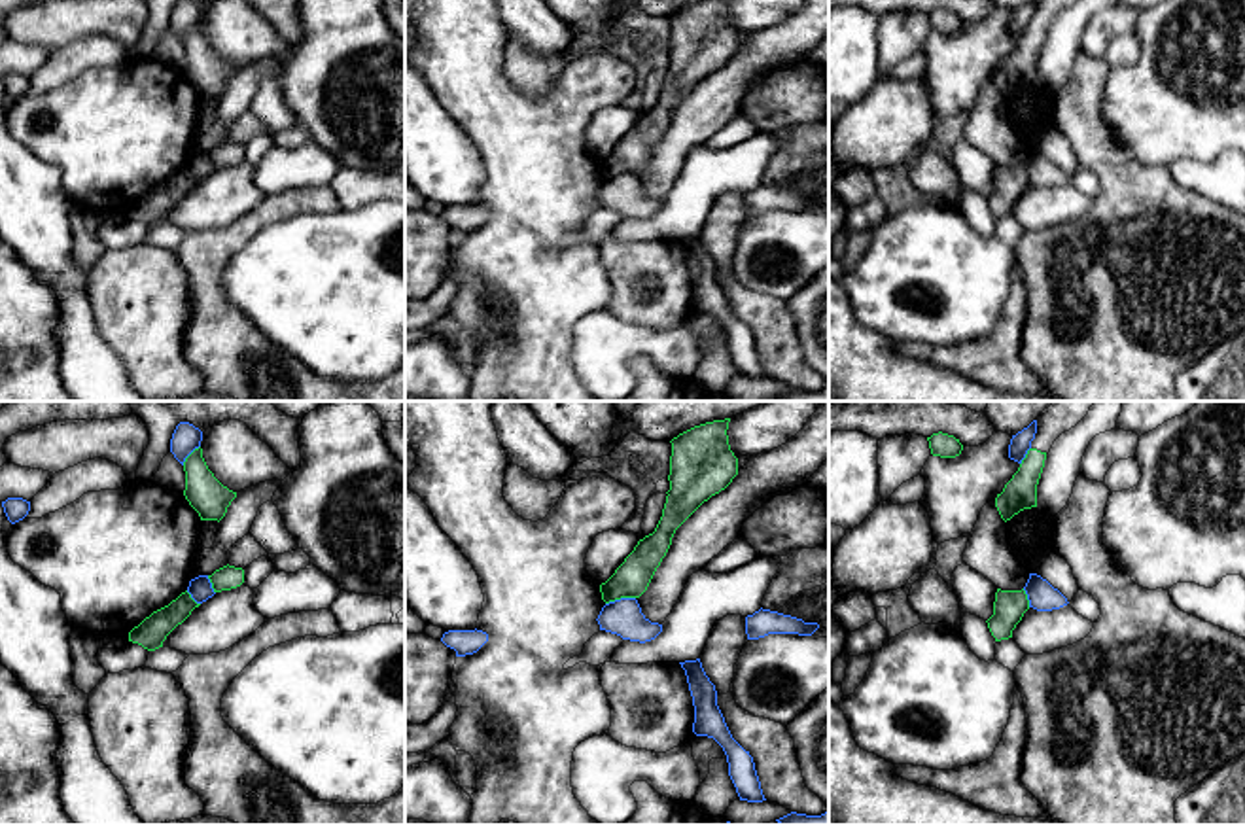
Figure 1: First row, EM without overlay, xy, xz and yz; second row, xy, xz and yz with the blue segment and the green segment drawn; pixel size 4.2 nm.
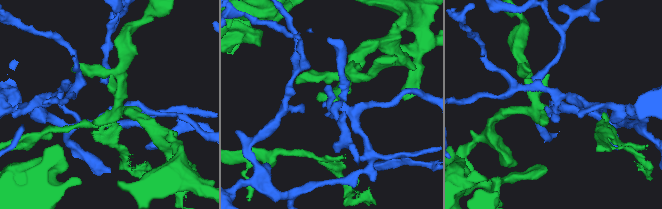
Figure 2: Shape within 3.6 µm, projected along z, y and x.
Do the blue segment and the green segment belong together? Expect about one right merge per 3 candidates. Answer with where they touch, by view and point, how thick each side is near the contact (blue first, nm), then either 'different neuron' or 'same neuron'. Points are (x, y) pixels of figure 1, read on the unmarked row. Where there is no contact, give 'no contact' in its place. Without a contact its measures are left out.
meets blue in xz at (619, 176); 160 nm thick on the blue side, 160 nm on the other; different neuron

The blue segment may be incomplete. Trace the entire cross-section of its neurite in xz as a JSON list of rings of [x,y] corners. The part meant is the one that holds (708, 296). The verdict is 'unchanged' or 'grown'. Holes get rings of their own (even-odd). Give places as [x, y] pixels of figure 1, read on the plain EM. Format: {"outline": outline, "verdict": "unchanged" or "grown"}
{"outline": [[[700,235],[685,237],[679,240],[685,246],[694,282],[693,308],[696,312],[713,314],[723,324],[728,339],[728,352],[736,363],[740,377],[766,377],[761,365],[753,333],[732,314],[717,282],[715,261],[706,252]]], "verdict": "unchanged"}

